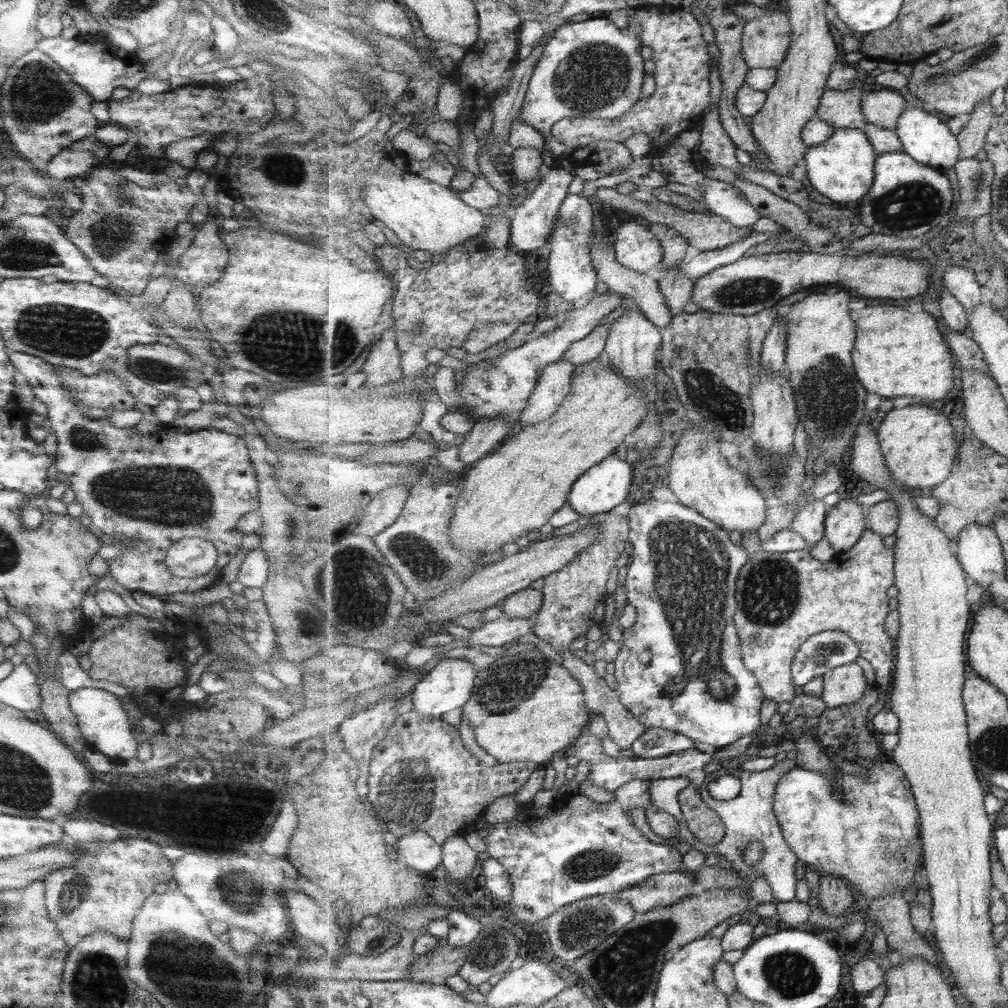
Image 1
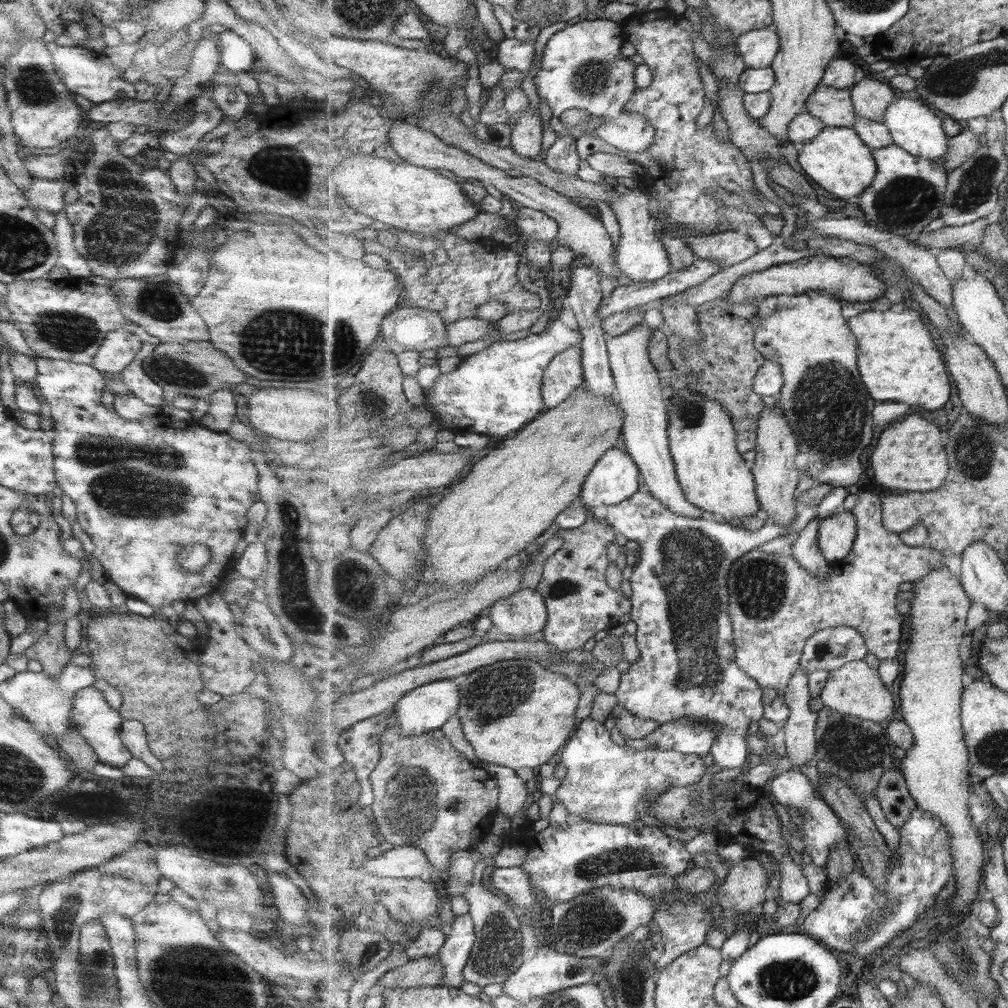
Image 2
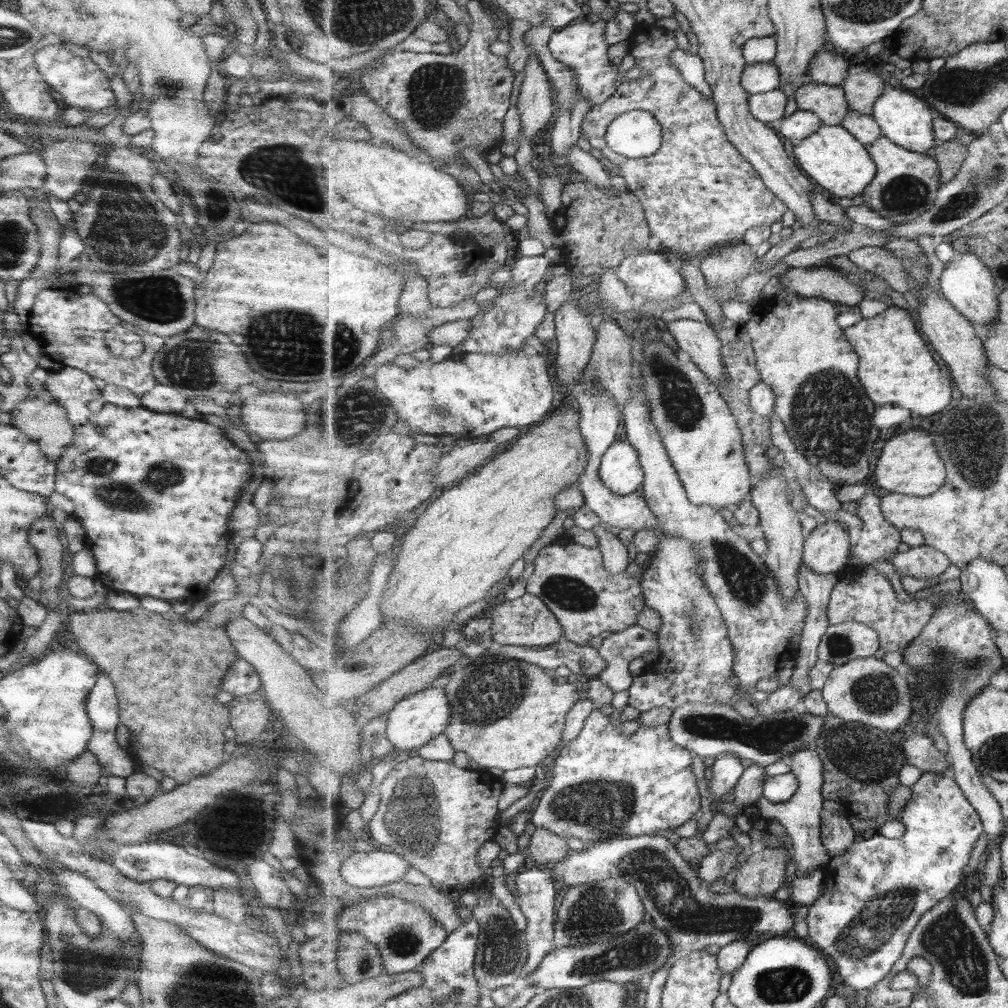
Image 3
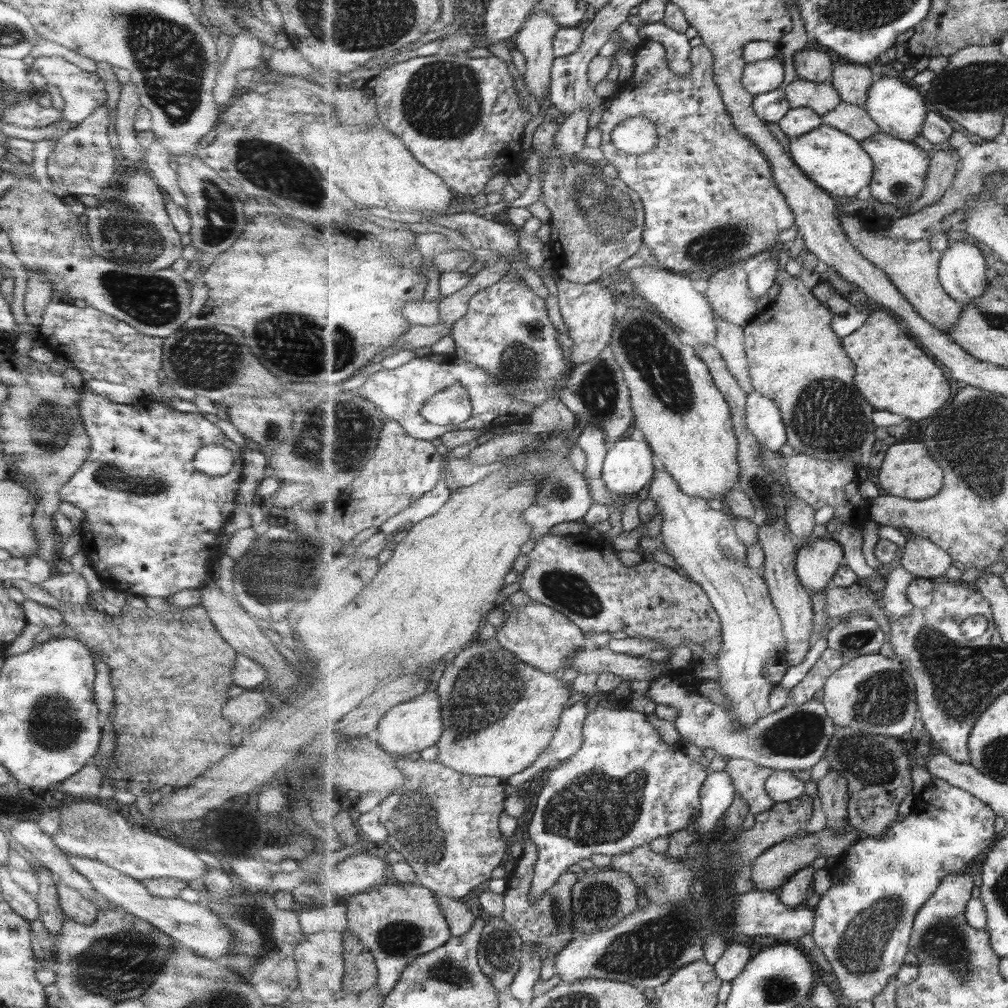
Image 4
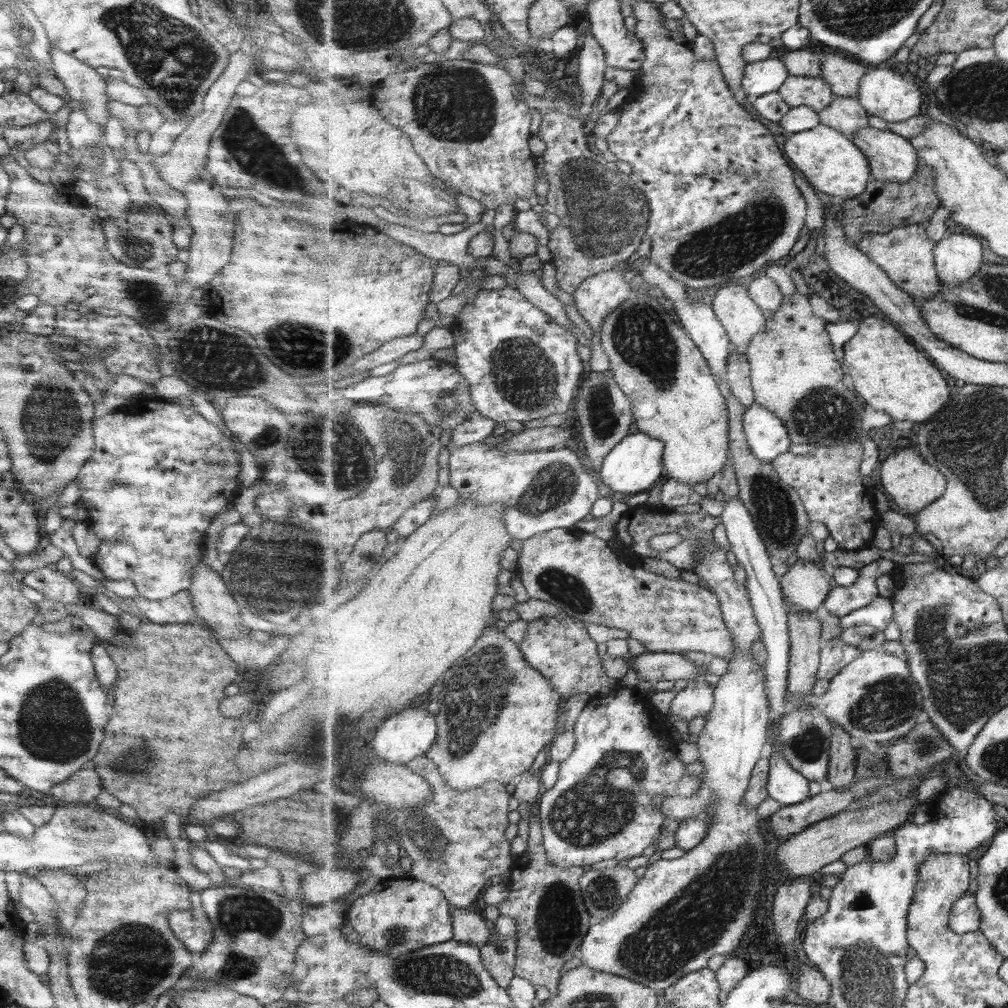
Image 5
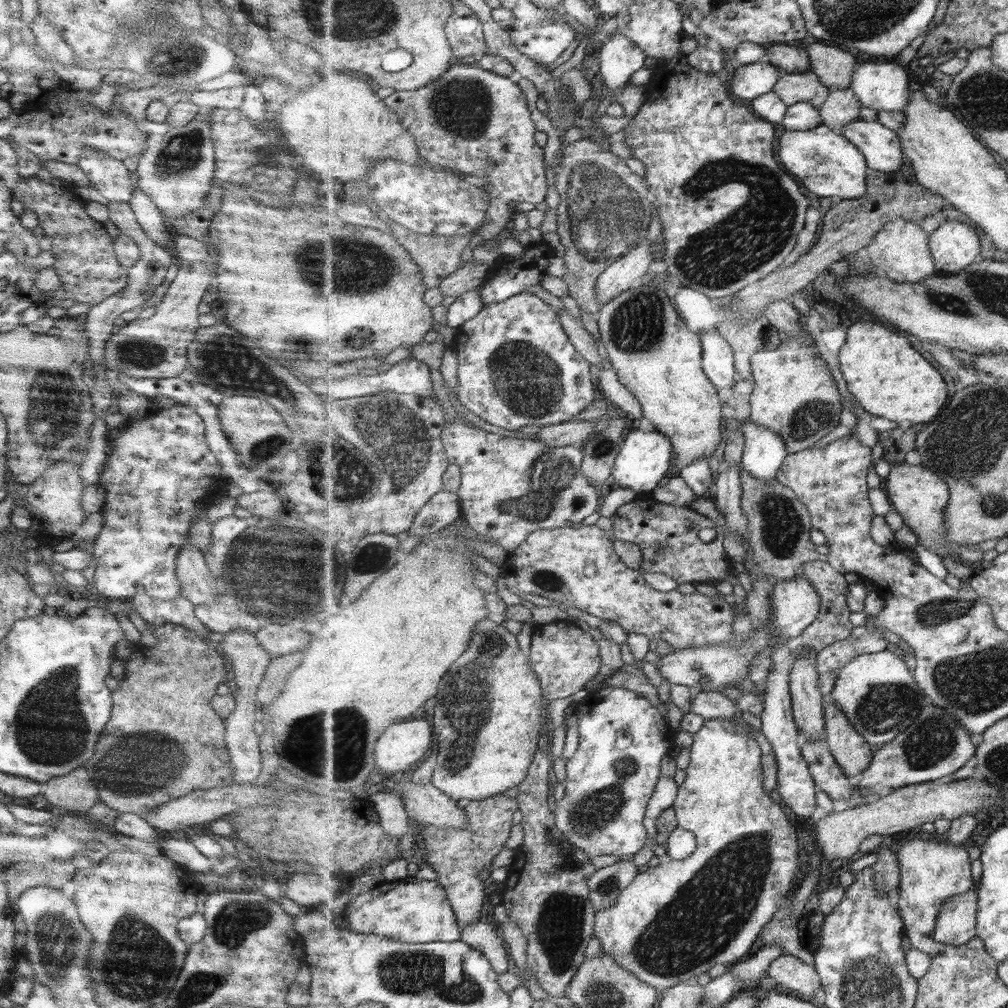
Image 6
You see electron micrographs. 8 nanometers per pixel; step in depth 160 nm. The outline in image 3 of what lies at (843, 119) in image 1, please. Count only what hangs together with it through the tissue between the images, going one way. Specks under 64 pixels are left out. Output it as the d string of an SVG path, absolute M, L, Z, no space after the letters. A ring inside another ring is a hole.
M805 82L797 87L795 101L801 110L815 112L825 125L844 124L851 106L842 86Z

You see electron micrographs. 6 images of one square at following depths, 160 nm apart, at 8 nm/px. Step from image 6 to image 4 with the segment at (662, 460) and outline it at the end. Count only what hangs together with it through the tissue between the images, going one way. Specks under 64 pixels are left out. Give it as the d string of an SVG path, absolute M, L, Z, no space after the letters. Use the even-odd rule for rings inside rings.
M626 437L611 446L603 466L603 480L614 493L642 496L644 488L657 474L653 458L657 457L647 440L637 442Z

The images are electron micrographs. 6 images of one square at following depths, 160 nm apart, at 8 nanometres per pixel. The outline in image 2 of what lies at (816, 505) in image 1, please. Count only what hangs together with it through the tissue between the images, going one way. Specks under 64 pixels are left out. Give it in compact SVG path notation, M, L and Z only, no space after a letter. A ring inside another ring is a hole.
M815 517L805 530L799 533L795 538L792 548L792 555L814 575L826 579L831 572L832 565L825 558L821 548L819 548L819 529L820 521Z

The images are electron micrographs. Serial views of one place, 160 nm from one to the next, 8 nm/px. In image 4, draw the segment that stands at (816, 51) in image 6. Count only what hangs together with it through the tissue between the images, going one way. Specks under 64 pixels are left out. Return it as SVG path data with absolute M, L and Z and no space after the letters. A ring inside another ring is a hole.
M857 63L835 64L832 85L840 91L845 102L865 107L877 74Z

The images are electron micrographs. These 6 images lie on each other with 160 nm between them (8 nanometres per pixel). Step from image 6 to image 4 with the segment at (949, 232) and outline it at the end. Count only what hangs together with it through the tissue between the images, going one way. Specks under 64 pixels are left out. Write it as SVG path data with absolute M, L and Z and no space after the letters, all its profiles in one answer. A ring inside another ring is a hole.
M952 241L951 246L942 253L940 262L940 281L949 296L962 306L972 304L976 298L984 296L988 290L991 274L987 271L987 262L980 244Z

